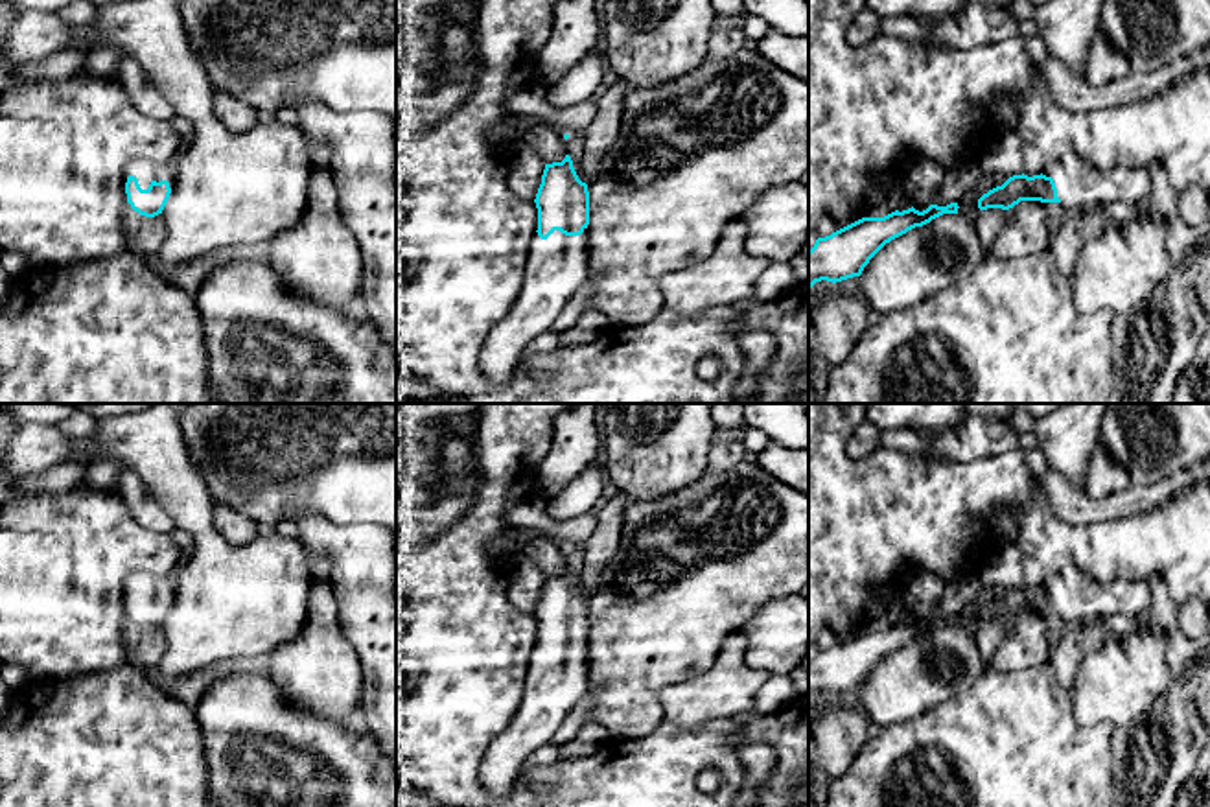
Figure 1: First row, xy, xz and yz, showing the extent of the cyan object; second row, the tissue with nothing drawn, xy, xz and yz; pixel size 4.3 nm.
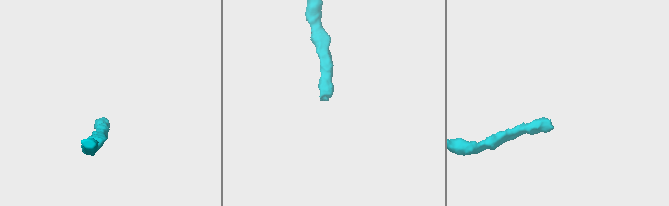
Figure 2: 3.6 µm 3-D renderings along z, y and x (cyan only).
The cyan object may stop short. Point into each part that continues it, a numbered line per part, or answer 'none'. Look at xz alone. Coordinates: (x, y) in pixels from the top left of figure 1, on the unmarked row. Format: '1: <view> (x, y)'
1: xz (555, 680)

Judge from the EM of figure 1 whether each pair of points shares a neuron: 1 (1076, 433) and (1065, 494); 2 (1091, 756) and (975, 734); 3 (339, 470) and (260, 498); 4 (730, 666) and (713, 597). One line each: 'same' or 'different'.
1: different
2: same
3: same
4: different

